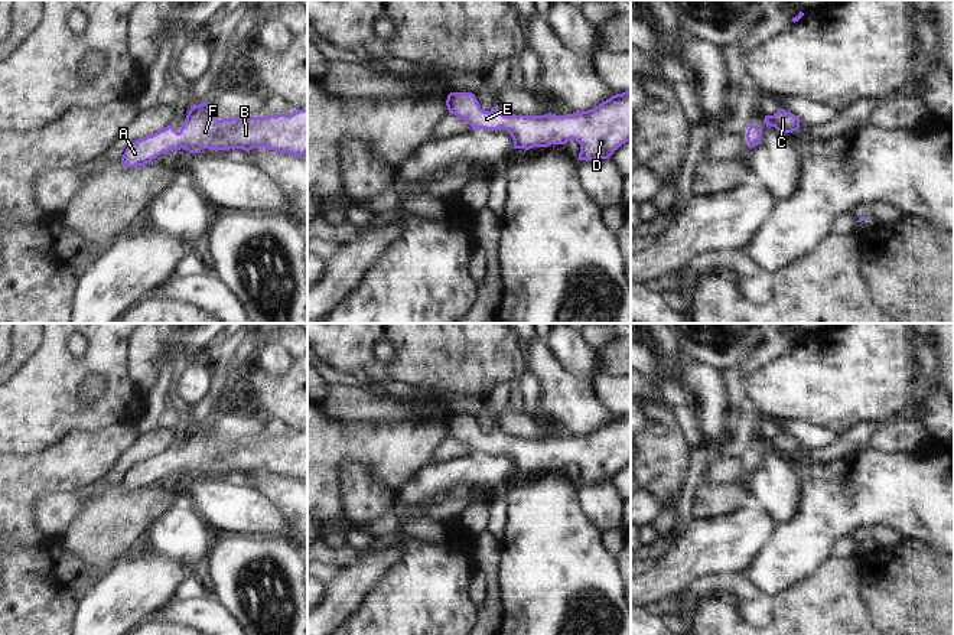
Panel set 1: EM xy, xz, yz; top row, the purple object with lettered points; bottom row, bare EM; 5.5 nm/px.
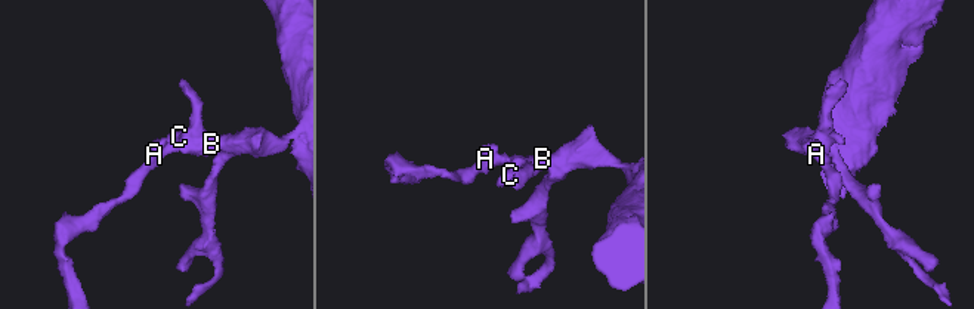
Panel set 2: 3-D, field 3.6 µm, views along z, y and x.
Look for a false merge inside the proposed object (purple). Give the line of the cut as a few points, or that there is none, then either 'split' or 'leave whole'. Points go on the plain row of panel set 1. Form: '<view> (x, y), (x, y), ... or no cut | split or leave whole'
no cut | leave whole

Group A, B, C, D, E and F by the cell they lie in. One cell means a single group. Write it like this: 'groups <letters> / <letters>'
groups A B C D E F

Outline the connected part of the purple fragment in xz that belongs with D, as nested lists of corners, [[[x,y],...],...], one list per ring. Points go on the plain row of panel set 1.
[[[631,413],[570,439],[504,439],[496,430],[485,434],[472,416],[450,416],[446,429],[449,436],[466,443],[472,453],[502,450],[511,457],[514,472],[566,468],[573,462],[580,468],[579,483],[596,483],[609,482],[631,463]]]

